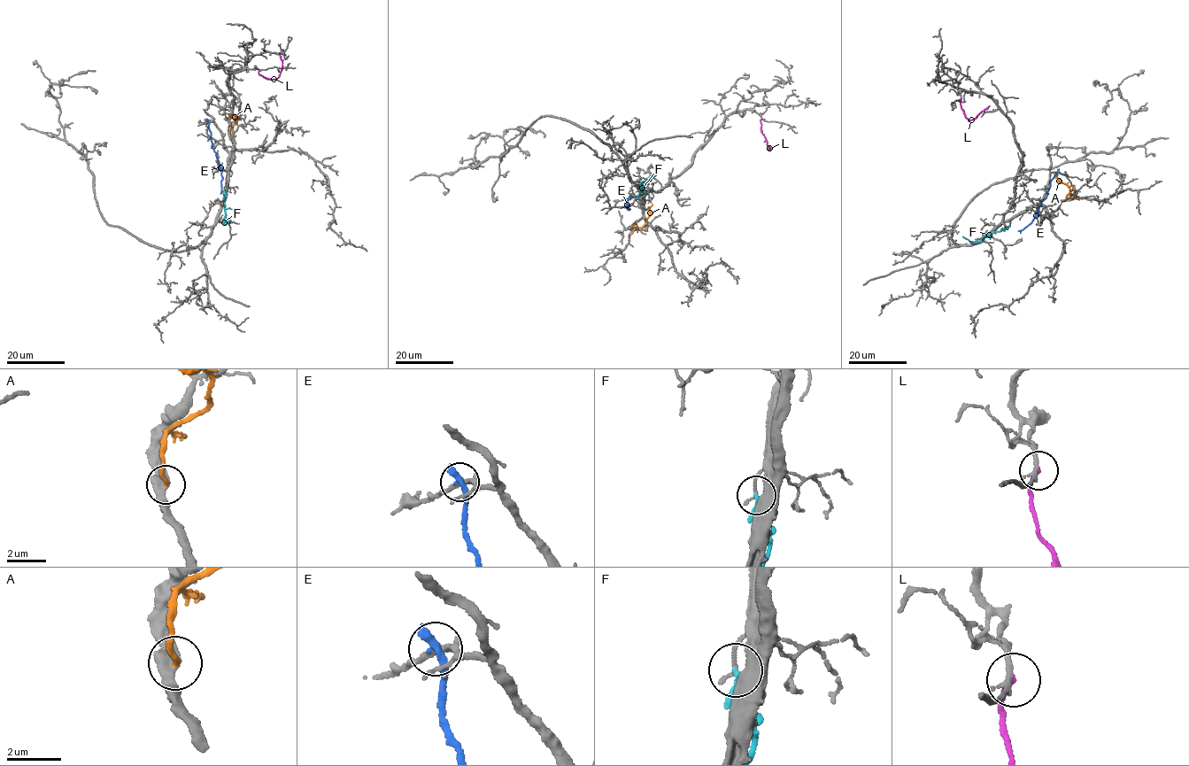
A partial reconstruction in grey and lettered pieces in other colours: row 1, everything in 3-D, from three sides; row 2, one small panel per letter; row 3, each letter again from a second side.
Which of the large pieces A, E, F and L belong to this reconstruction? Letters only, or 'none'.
none

